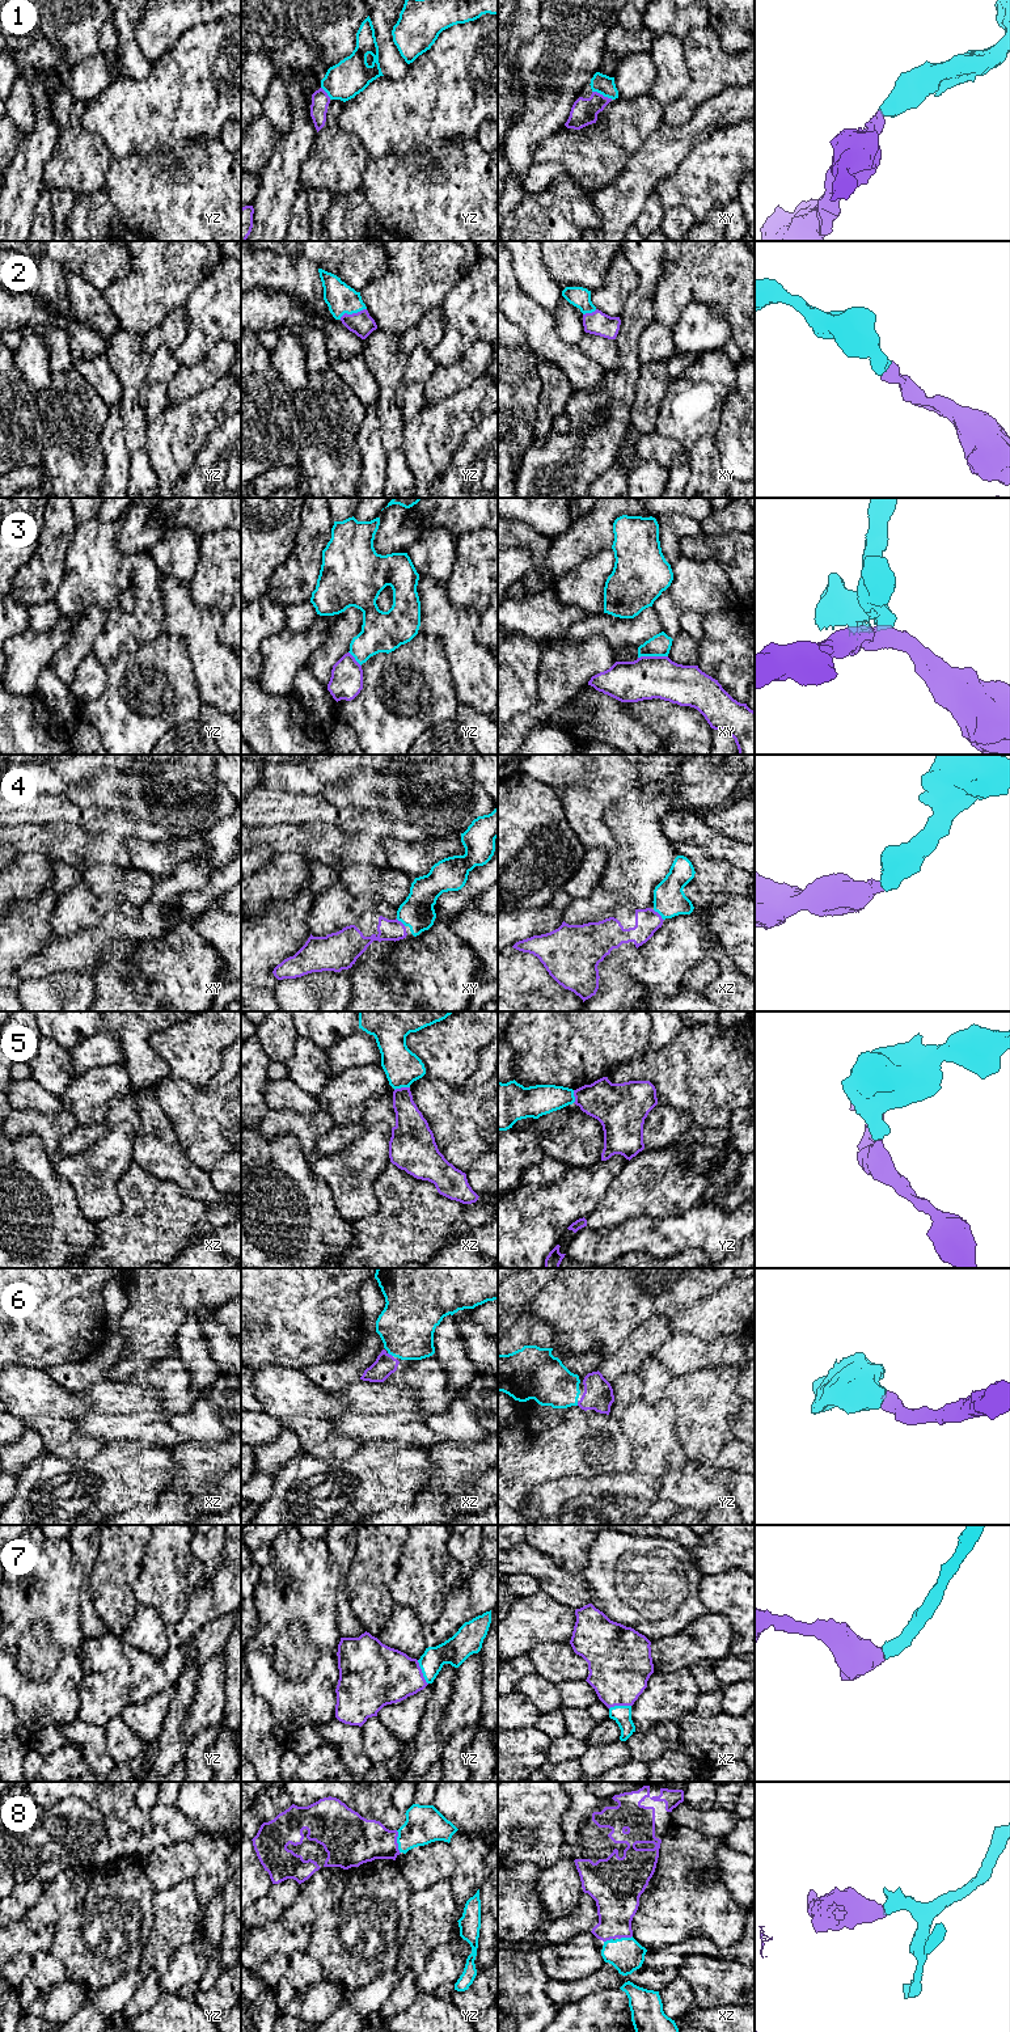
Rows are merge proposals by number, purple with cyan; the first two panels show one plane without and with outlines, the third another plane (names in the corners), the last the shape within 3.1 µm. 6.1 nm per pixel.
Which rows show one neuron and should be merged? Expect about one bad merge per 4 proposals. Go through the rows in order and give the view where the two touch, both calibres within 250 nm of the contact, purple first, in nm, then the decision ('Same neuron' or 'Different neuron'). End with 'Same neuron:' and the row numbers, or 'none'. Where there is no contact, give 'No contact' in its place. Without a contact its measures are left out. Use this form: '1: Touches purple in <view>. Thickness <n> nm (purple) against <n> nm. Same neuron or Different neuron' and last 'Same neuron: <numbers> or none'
1: Touches purple in xy. Thickness 160 nm (purple) against 120 nm. Same neuron
2: Touches purple in yz. Thickness 150 nm (purple) against 180 nm. Same neuron
3: Touches purple in xy. Thickness 260 nm (purple) against 140 nm. Different neuron
4: Touches purple in xz. Thickness 160 nm (purple) against 200 nm. Same neuron
5: Touches purple in xz. Thickness 190 nm (purple) against 220 nm. Different neuron
6: Touches purple in xz. Thickness 140 nm (purple) against 340 nm. Same neuron
7: Touches purple in yz. Thickness 360 nm (purple) against 170 nm. Same neuron
8: Touches purple in yz. Thickness 300 nm (purple) against 240 nm. Same neuron
Same neuron: 1, 2, 4, 6, 7, 8

